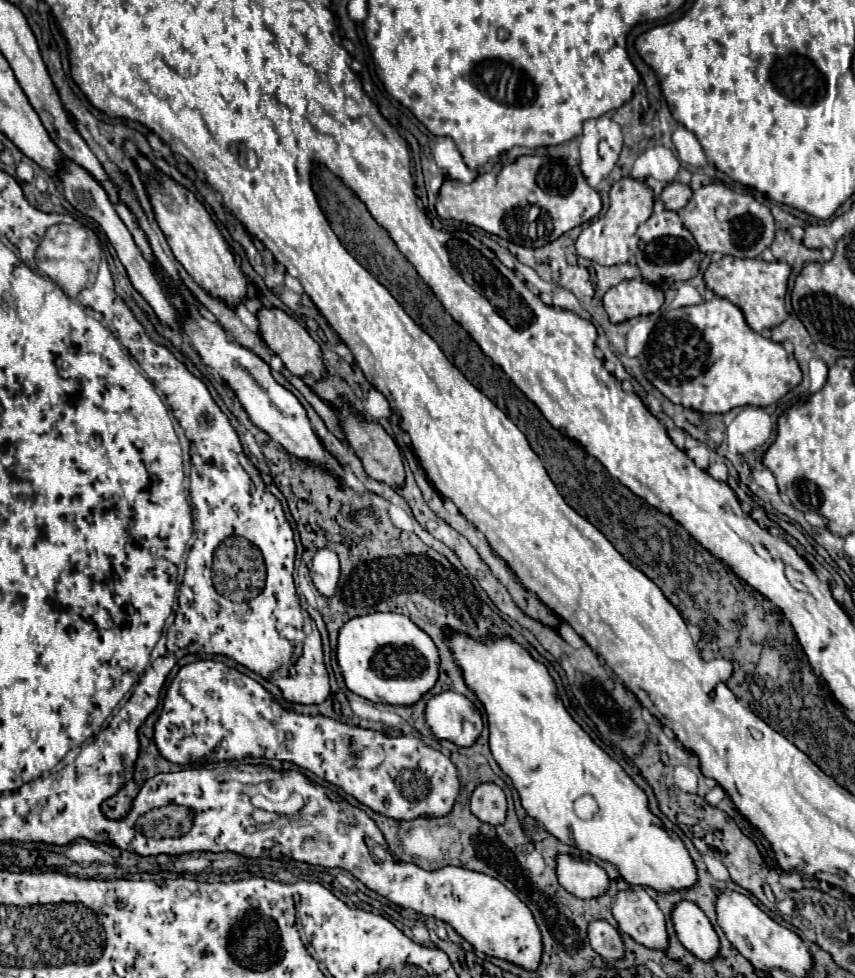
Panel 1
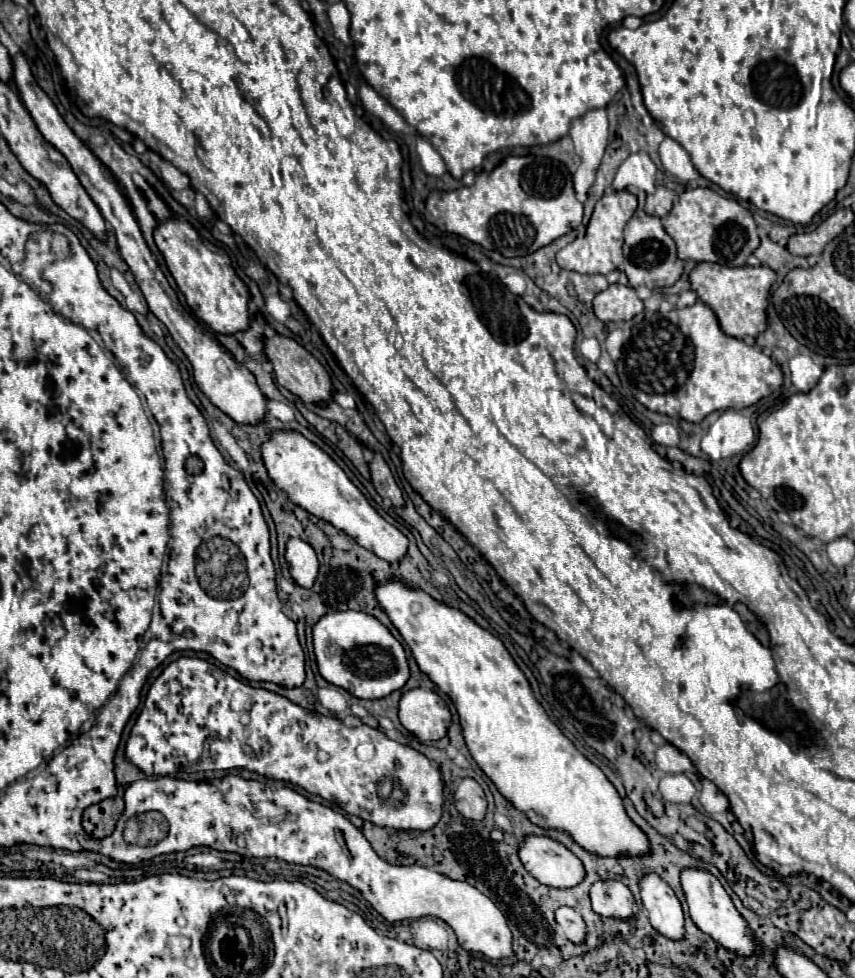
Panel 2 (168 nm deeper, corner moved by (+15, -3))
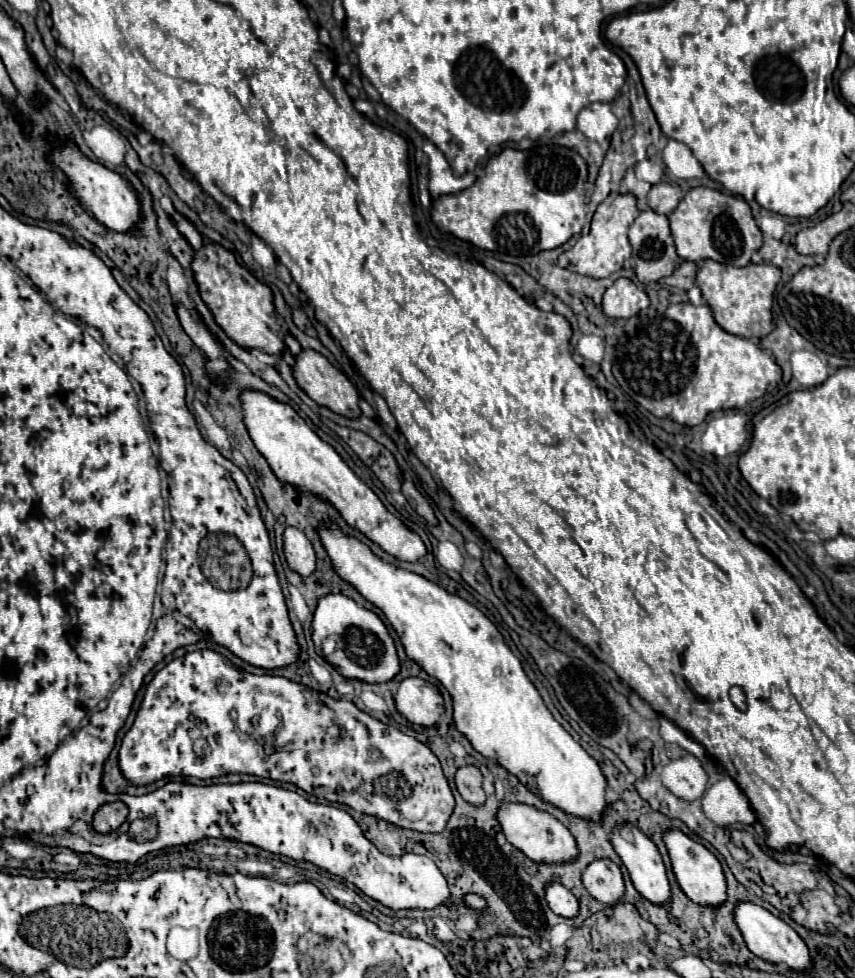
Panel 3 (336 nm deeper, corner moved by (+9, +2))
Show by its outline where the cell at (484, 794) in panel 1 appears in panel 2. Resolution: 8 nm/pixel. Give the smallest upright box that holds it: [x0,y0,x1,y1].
[455,777,487,821]

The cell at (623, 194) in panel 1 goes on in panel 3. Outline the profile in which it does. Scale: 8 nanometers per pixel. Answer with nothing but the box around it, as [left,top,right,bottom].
[559,194,639,278]

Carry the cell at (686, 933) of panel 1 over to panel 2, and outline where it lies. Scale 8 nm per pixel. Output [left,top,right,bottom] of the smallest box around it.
[641,875,685,941]

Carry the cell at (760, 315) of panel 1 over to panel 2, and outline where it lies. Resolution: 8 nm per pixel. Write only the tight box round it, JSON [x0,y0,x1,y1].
[689,263,775,339]

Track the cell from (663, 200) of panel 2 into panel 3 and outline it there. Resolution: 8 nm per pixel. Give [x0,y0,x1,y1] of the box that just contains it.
[647,182,683,216]

